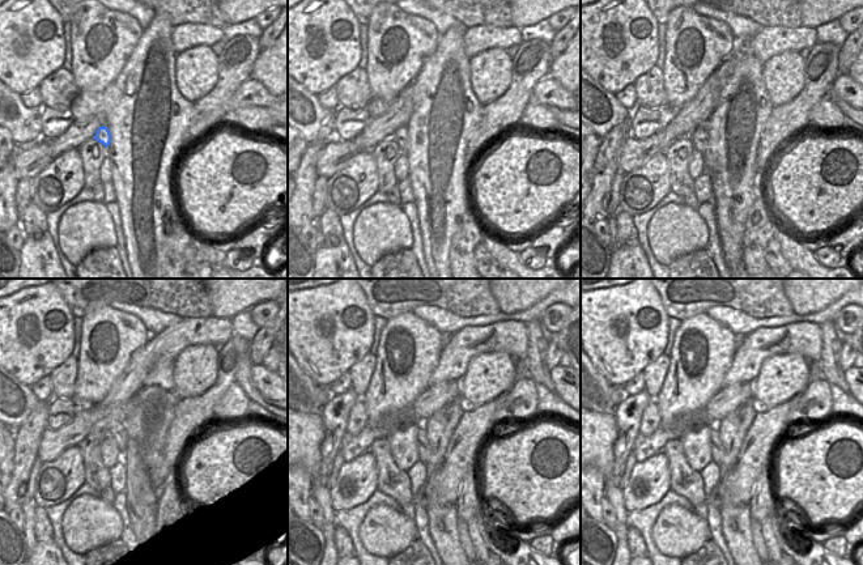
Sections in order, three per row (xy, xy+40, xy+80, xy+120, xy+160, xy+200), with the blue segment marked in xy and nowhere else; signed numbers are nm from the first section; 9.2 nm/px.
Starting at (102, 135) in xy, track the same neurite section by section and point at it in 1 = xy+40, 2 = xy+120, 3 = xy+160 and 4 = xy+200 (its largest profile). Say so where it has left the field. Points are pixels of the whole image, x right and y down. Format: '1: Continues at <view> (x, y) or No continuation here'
1: Continues at xy+40 (402, 137)
2: Continues at xy+120 (118, 432)
3: Continues at xy+160 (423, 446)
4: Continues at xy+200 (715, 446)

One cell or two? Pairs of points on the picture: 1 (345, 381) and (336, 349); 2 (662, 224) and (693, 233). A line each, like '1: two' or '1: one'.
1: two
2: one

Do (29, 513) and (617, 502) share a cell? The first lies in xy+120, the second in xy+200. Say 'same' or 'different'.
same

